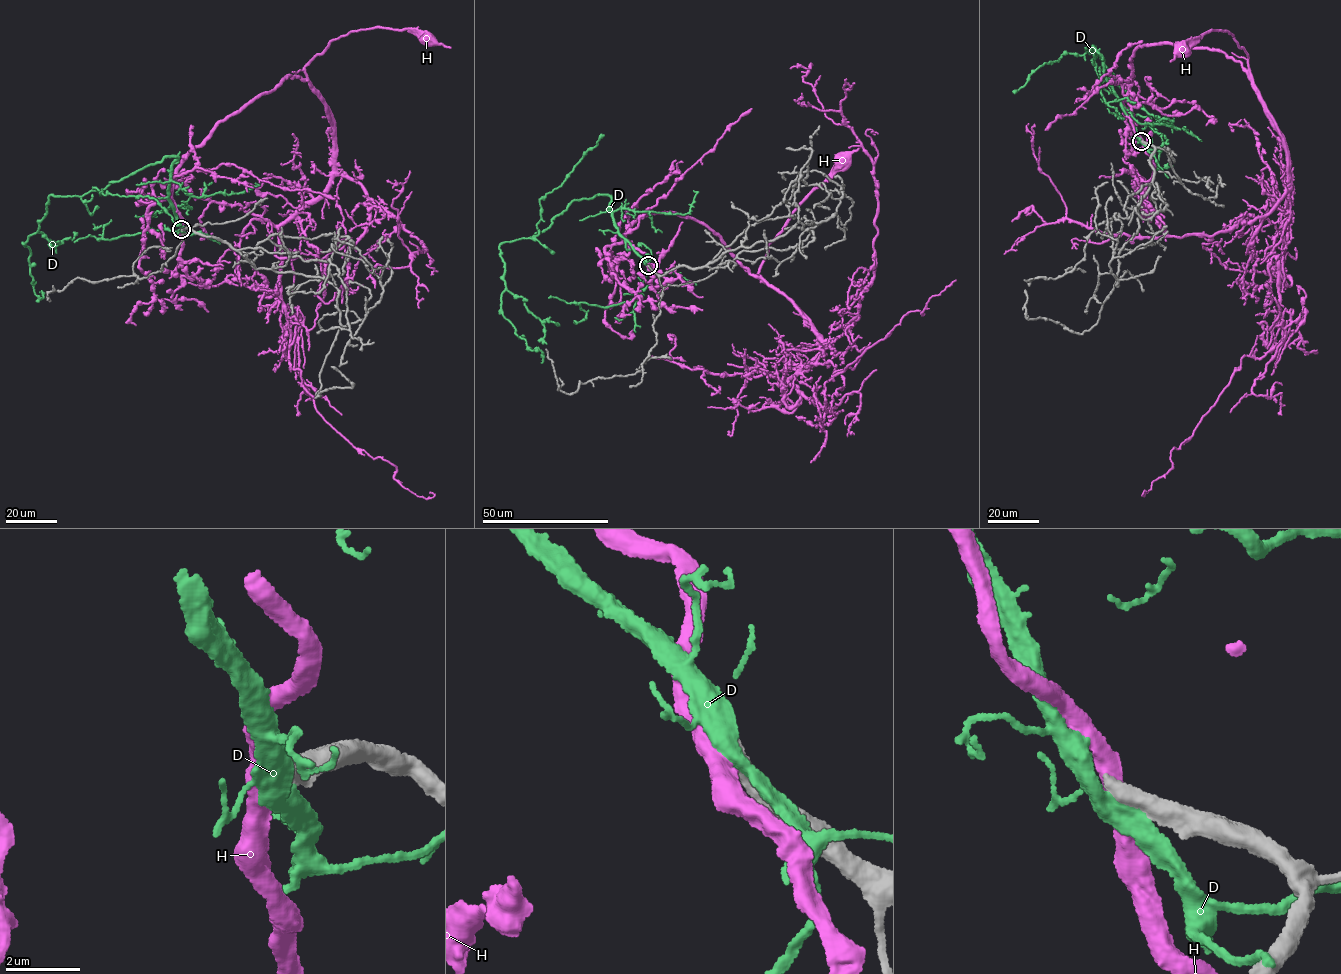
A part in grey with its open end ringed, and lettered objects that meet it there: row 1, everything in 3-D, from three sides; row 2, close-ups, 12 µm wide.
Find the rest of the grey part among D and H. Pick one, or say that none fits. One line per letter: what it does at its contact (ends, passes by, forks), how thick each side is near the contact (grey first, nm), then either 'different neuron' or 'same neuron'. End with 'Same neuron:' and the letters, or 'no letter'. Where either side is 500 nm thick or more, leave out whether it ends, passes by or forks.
D: calibres 650 and 440 nm; different neuron
H: calibres 550 and 500 nm; different neuron
Same neuron: no letter

